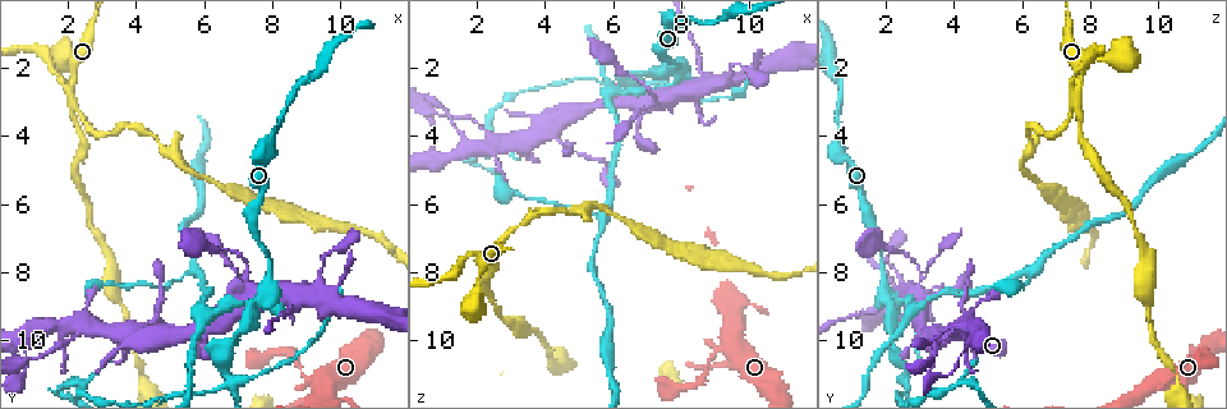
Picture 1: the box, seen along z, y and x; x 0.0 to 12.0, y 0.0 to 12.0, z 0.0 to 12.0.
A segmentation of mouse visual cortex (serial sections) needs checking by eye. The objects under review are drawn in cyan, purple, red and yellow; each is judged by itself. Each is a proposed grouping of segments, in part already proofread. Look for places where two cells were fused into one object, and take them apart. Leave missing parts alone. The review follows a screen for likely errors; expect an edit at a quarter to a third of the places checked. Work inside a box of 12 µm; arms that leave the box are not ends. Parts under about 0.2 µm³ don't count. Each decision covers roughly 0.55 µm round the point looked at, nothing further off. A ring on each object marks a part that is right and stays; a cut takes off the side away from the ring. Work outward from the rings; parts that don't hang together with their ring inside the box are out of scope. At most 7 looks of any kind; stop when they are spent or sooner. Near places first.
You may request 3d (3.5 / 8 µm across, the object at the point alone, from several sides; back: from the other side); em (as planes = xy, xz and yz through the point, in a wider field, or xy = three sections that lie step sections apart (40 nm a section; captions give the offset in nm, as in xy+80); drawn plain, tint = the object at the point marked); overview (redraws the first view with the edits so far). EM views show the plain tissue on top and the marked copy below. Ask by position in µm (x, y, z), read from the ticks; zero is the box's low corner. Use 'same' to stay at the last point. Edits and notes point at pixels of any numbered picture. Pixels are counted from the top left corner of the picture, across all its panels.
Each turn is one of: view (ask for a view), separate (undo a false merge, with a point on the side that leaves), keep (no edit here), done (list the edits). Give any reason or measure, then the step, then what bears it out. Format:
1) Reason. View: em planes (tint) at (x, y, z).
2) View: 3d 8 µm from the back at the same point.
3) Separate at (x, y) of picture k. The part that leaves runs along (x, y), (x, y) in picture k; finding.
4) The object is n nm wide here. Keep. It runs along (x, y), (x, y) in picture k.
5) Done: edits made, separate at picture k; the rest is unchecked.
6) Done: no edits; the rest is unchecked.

View: 3d 3.5 µm at (2.6, 9.6, 4.3).

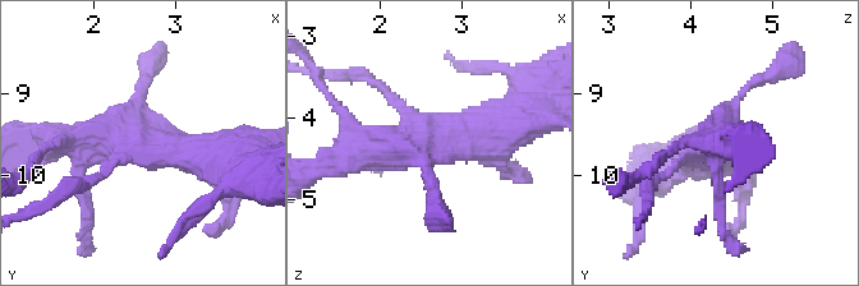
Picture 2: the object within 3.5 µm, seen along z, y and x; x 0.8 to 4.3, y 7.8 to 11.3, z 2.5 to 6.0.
View: em xy step 2 (tint) at (2.65, 9.70, 4.25).

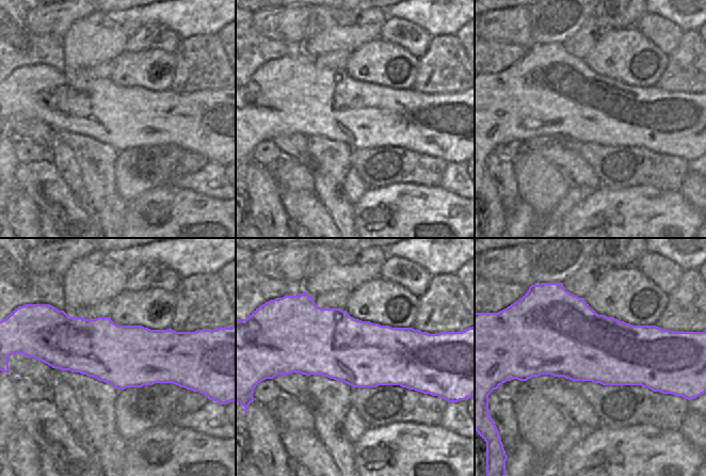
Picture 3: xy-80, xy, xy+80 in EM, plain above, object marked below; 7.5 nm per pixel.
Keep. It runs along (513, 127), (477, 143), (348, 156) in picture 2; continuous, no second cell.

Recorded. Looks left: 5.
Two arms at a narrow angle. View: 3d 3.5 µm at (7.9, 8.6, 2.0).

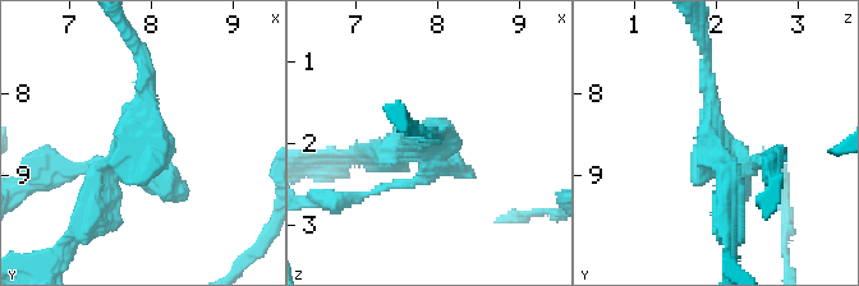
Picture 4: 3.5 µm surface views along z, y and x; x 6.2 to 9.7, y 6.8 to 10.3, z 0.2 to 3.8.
Separate at (83, 166) of picture 4. The part that leaves runs along (428, 164), (413, 184), (322, 199) in picture 4; a second cell is stuck on.

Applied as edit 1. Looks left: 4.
View: overview.

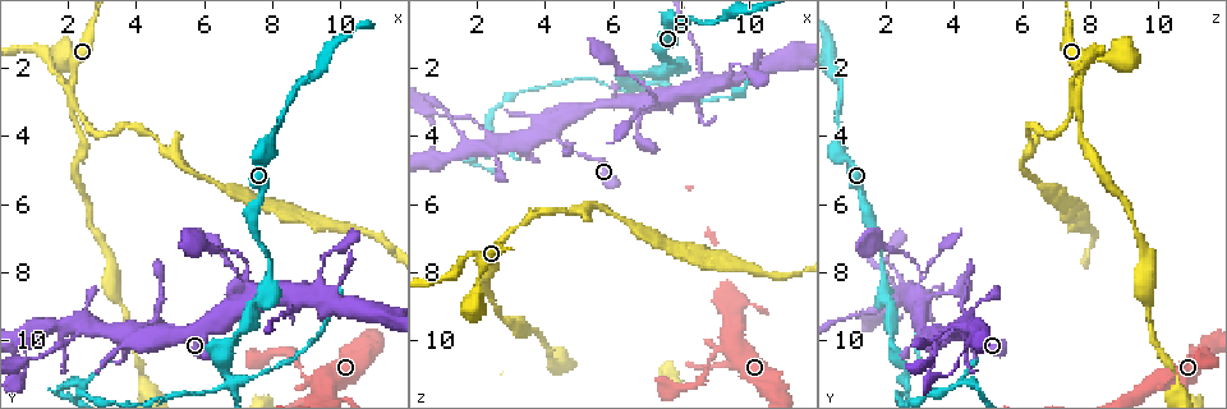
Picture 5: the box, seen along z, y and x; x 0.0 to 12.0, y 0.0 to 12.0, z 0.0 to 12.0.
Three arms meet. View: 3d 8 µm at (6.7, 11.2, 2.6).

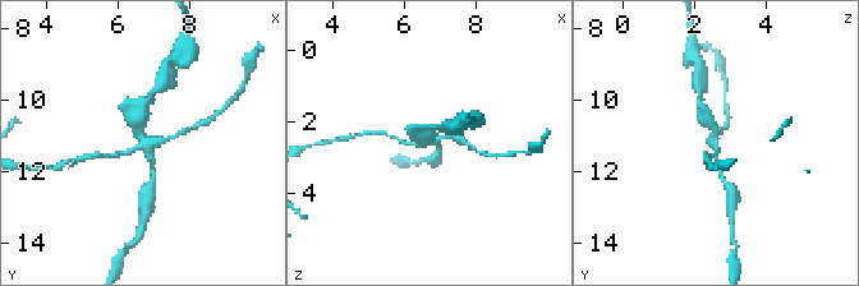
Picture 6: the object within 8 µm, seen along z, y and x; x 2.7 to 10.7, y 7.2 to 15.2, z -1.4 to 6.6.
View: 3d 3.5 µm at (6.7, 11.2, 2.7).

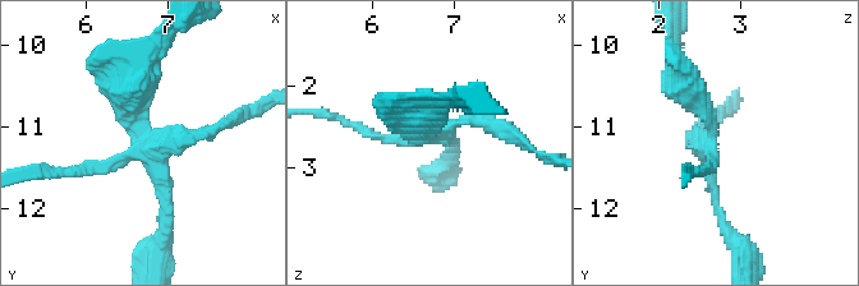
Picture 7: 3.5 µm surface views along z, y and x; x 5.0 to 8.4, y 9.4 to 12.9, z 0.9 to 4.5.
Need the tissue. View: em xy step 5 (tint) at (6.65, 11.20, 2.60).

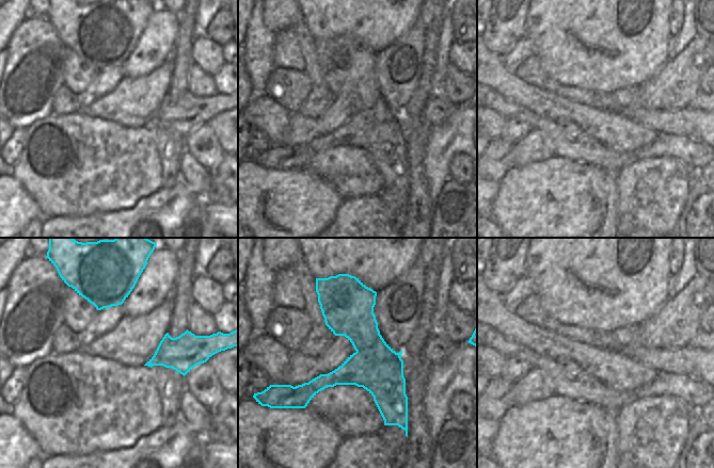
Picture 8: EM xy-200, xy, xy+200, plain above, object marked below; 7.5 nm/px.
The object is 380 nm wide here. Separate at (205, 130) of picture 7. The part that leaves runs along (142, 143), (119, 162), (36, 175) in picture 7; two cells meet here.

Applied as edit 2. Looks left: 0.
Done: edits made, separate at picture 4, separate at picture 7; the rest is unchecked.

